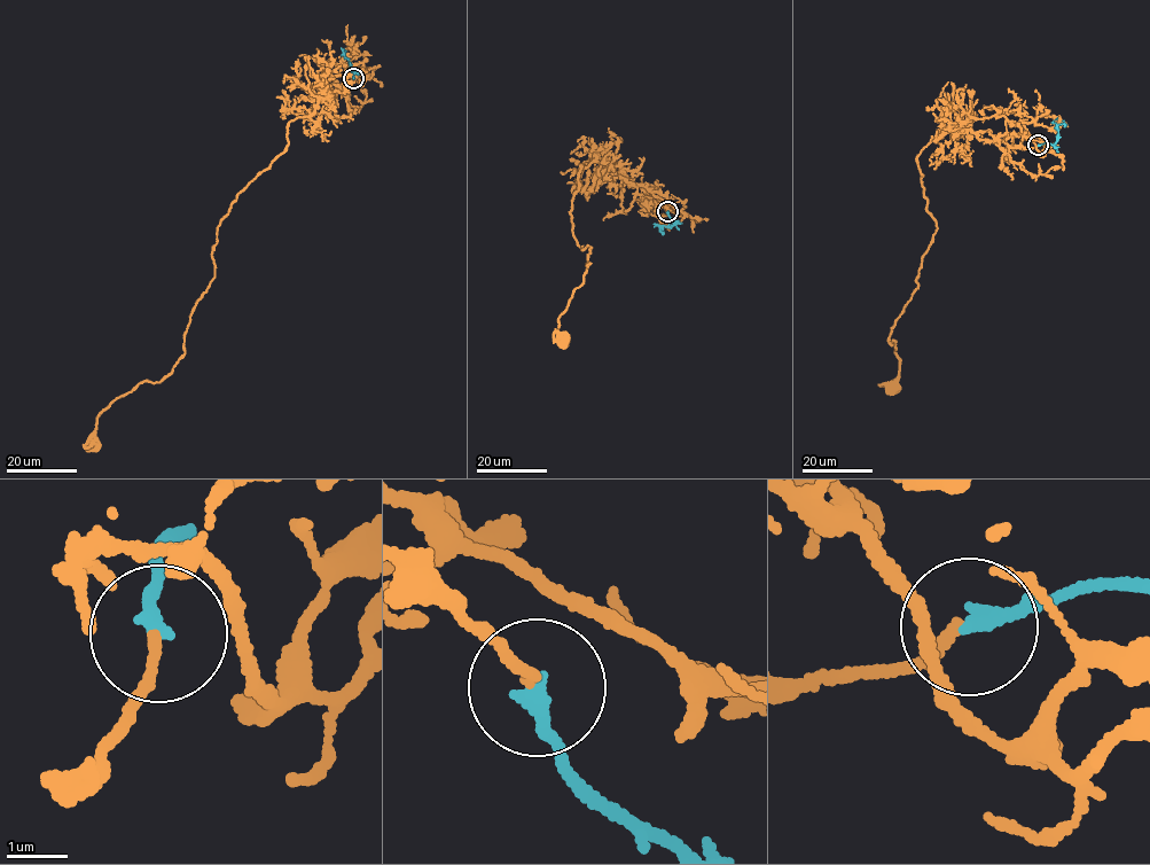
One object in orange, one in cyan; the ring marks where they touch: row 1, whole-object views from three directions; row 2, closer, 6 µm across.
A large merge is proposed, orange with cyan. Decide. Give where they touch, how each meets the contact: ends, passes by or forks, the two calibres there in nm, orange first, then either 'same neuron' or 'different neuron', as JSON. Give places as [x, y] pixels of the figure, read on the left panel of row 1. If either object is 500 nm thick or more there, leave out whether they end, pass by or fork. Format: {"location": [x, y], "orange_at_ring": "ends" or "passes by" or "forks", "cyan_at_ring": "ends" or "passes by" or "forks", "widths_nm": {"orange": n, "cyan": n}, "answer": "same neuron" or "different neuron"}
{"location": [353, 78], "orange_at_ring": "passes by", "cyan_at_ring": "ends", "widths_nm": {"orange": 120, "cyan": 240}, "answer": "same neuron"}

